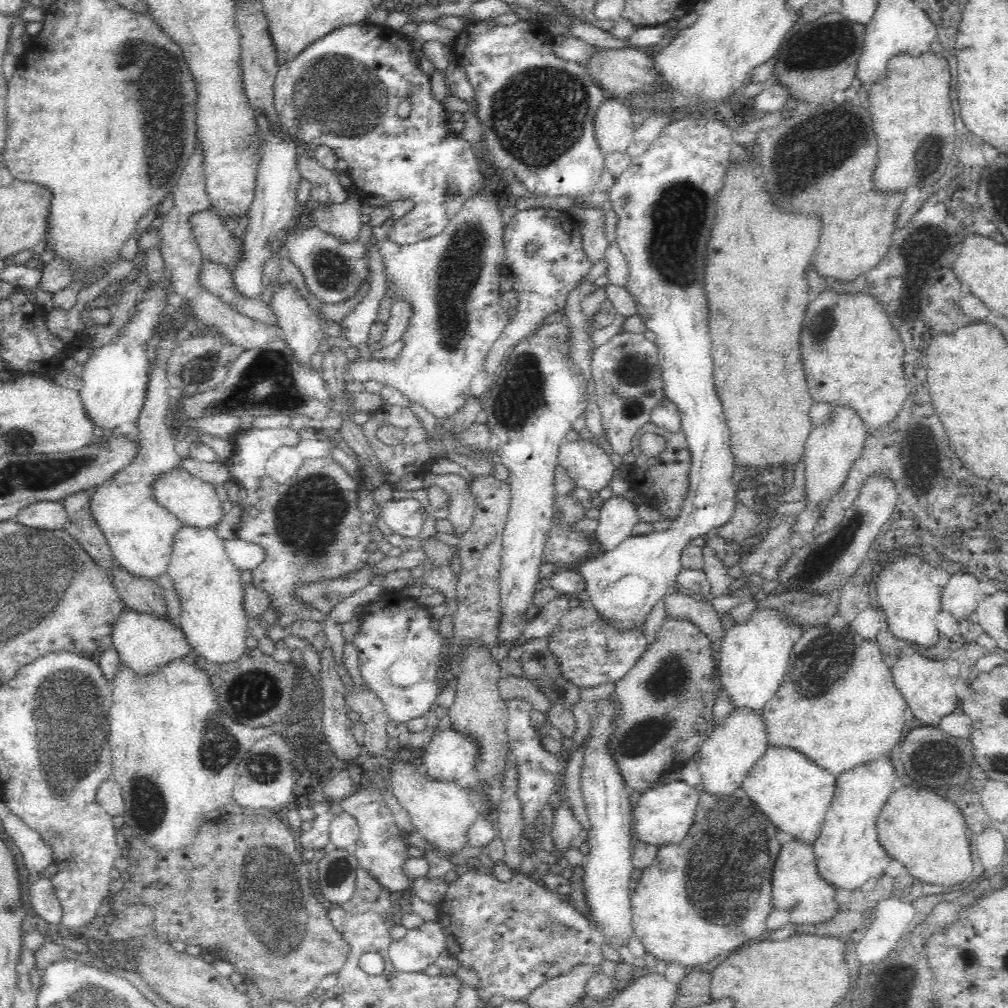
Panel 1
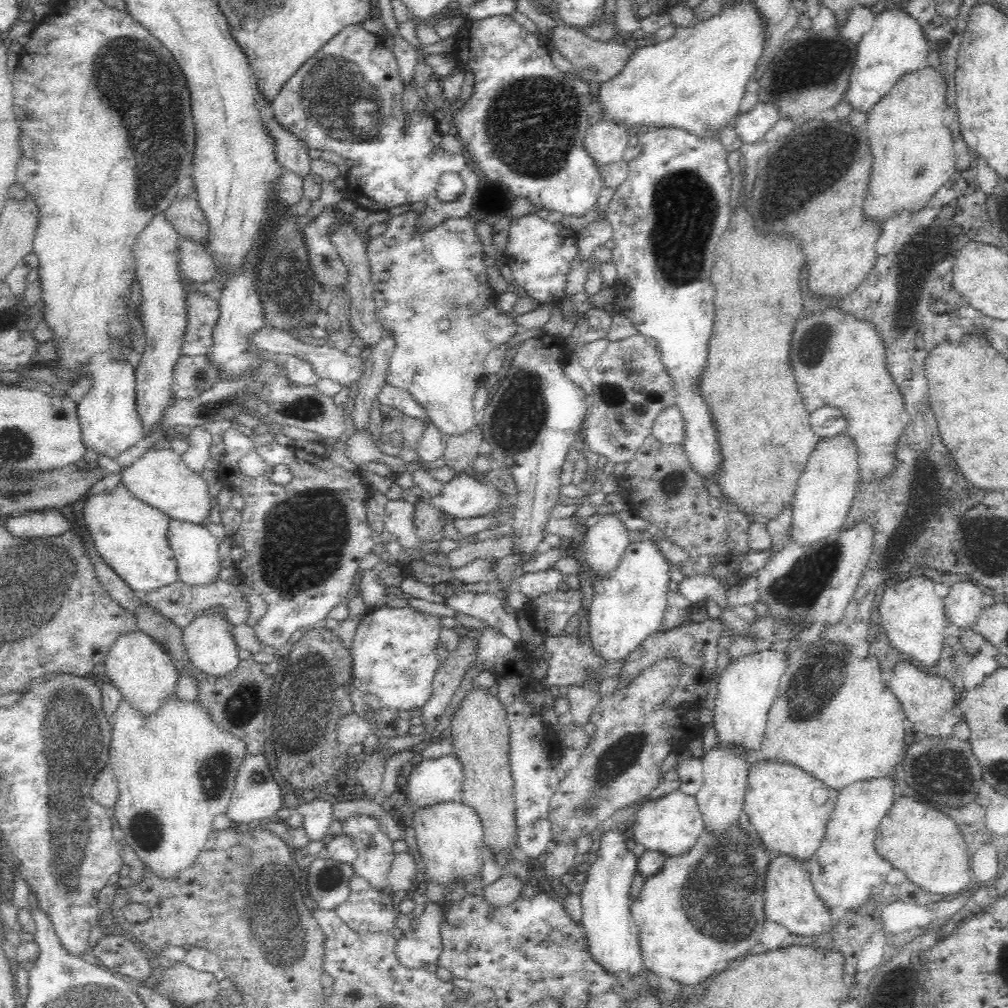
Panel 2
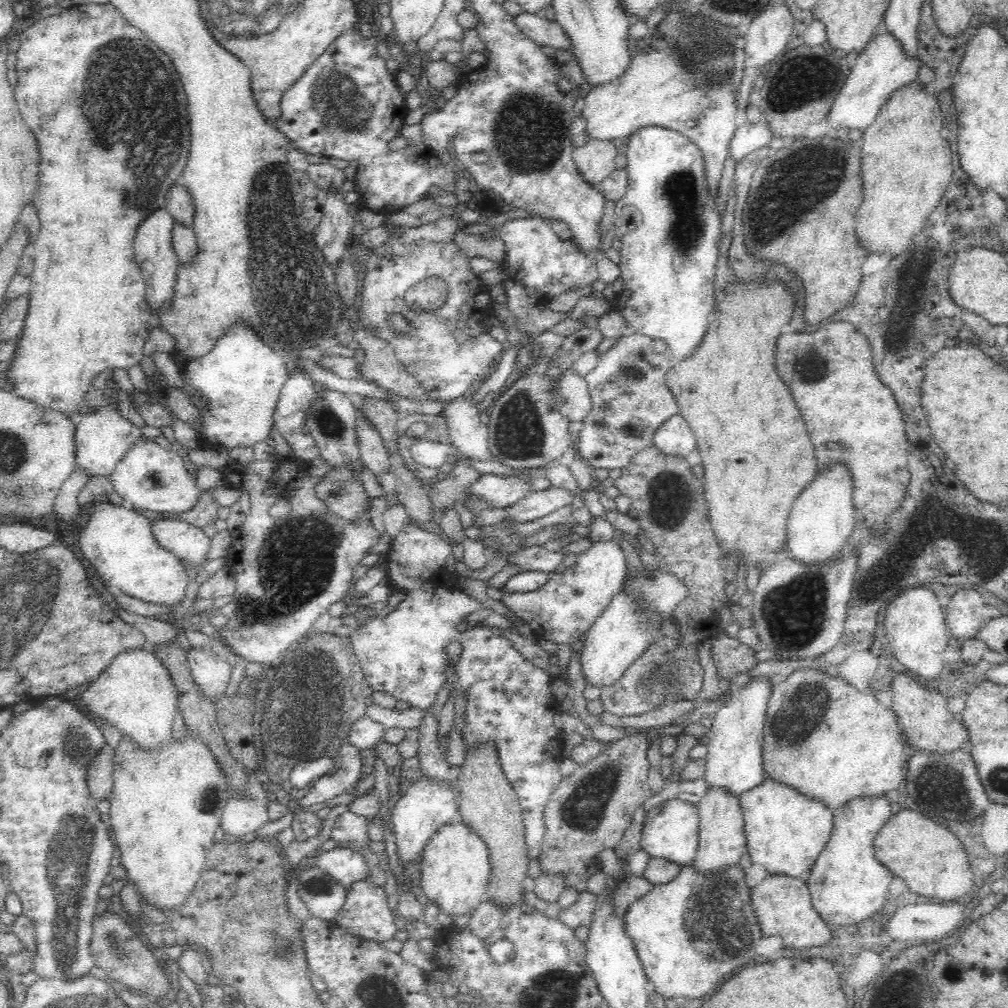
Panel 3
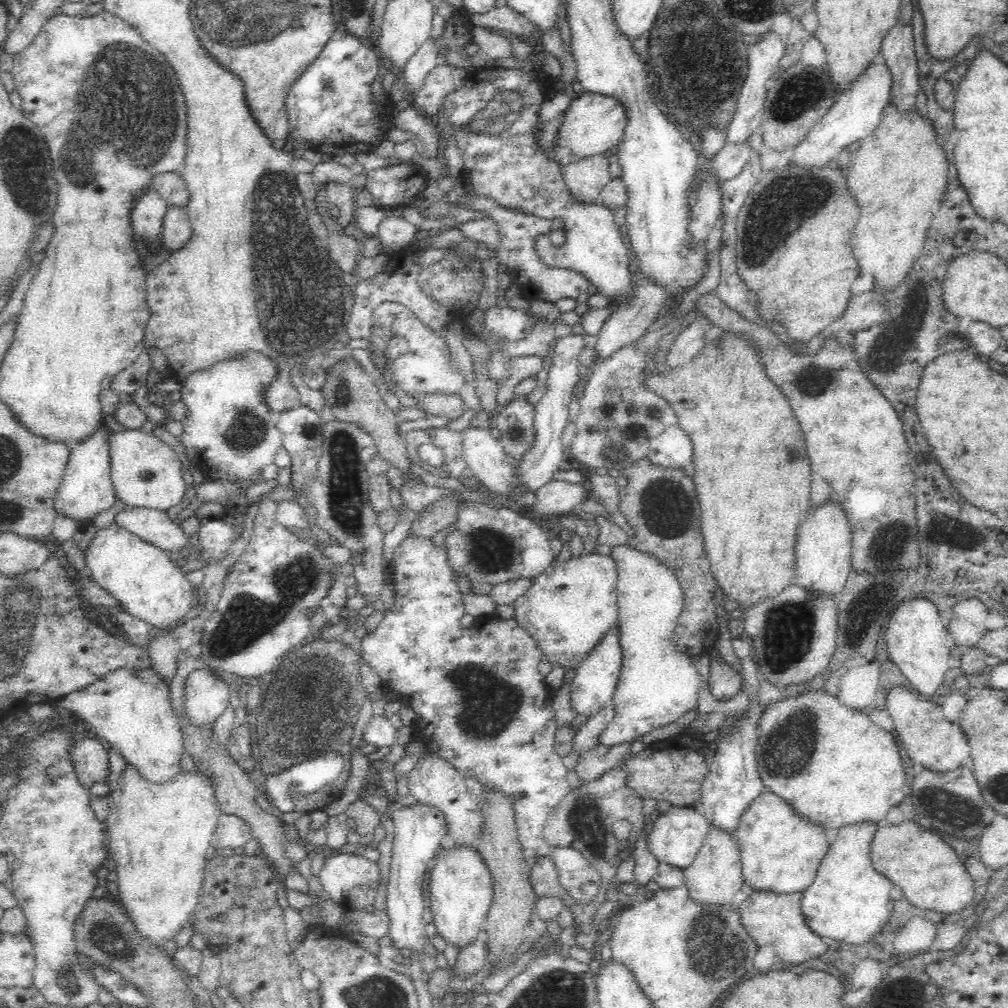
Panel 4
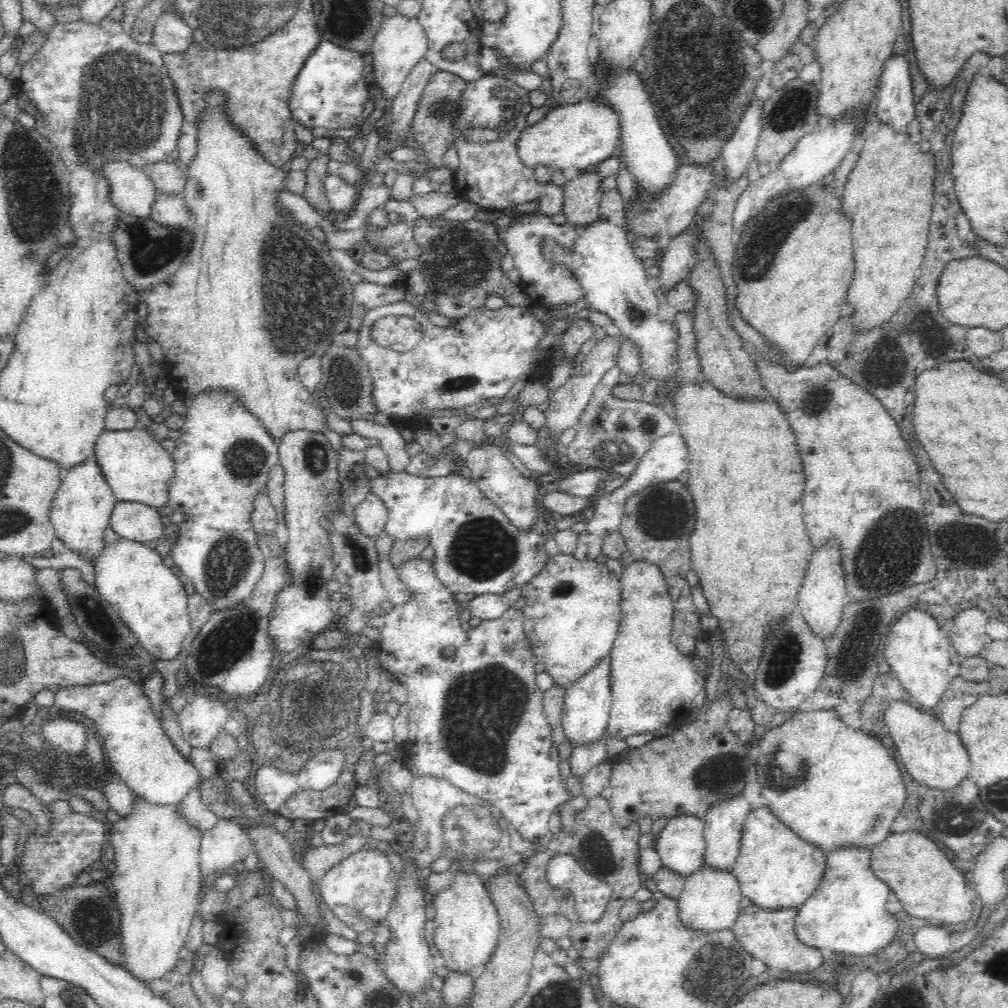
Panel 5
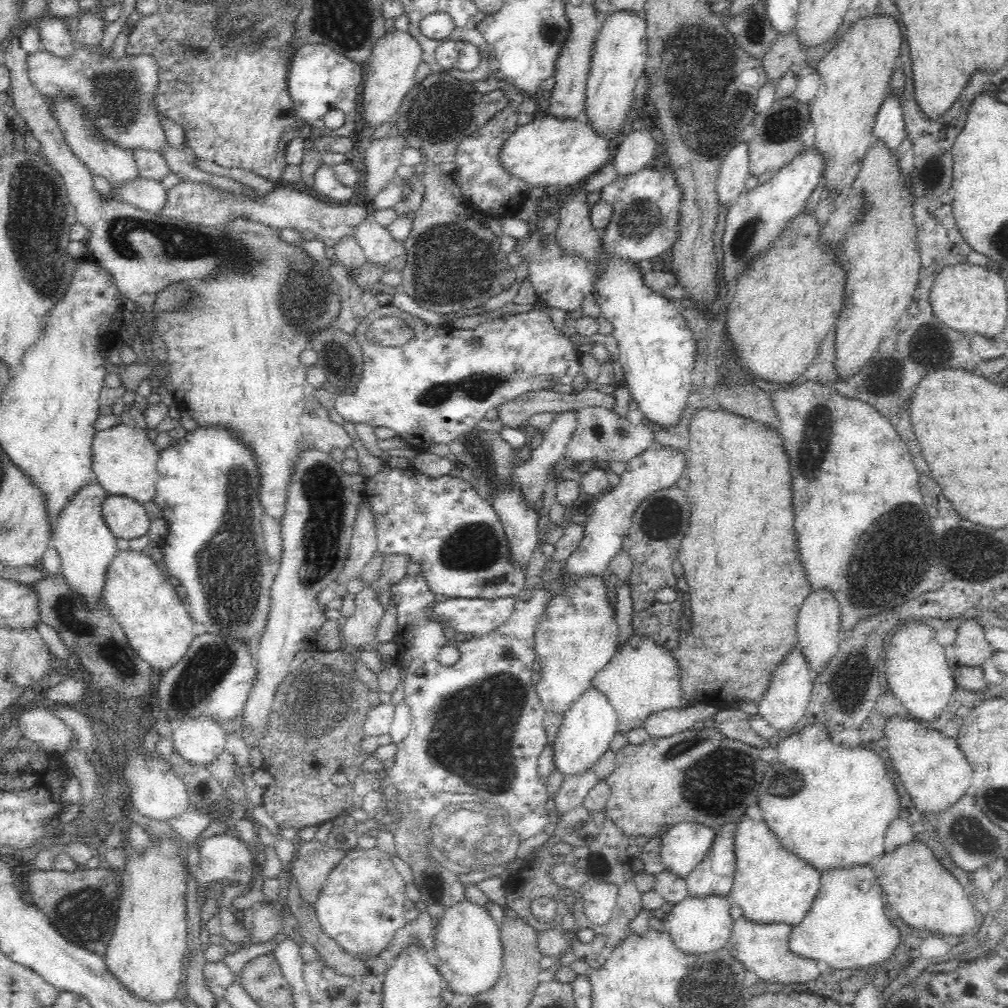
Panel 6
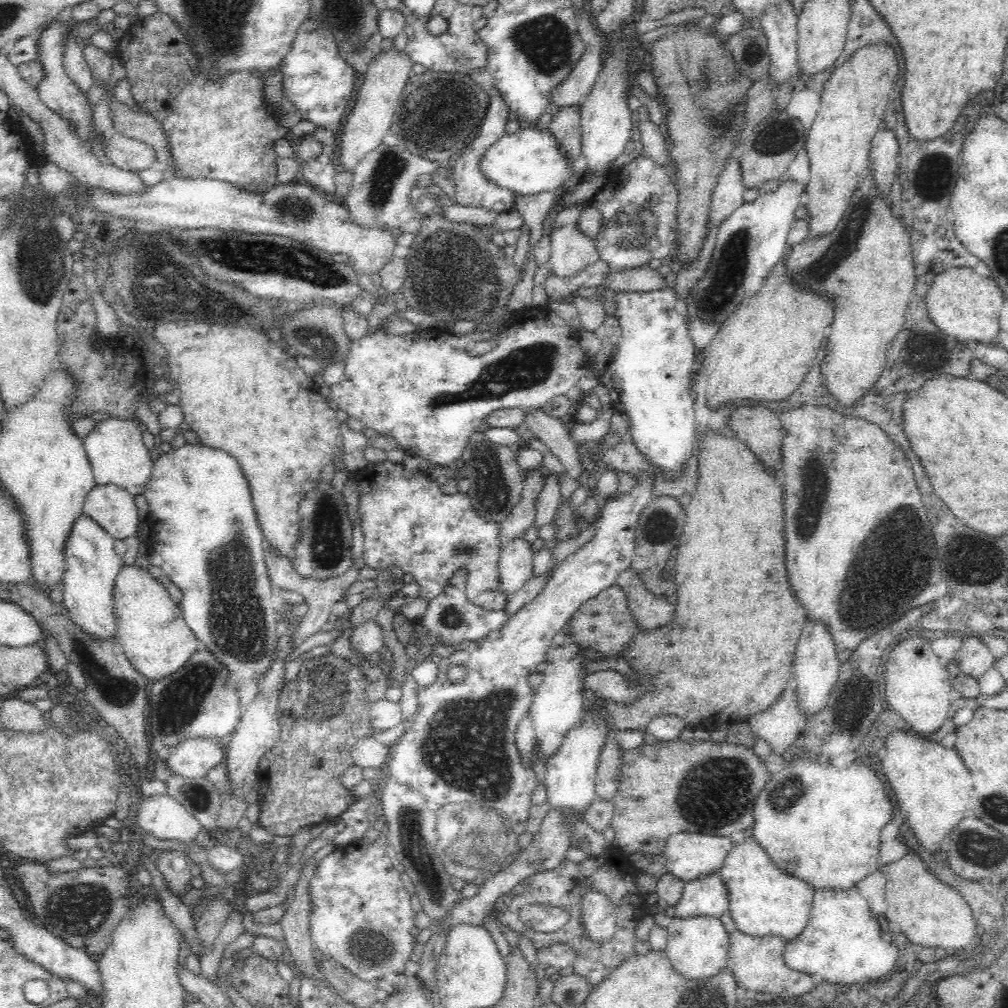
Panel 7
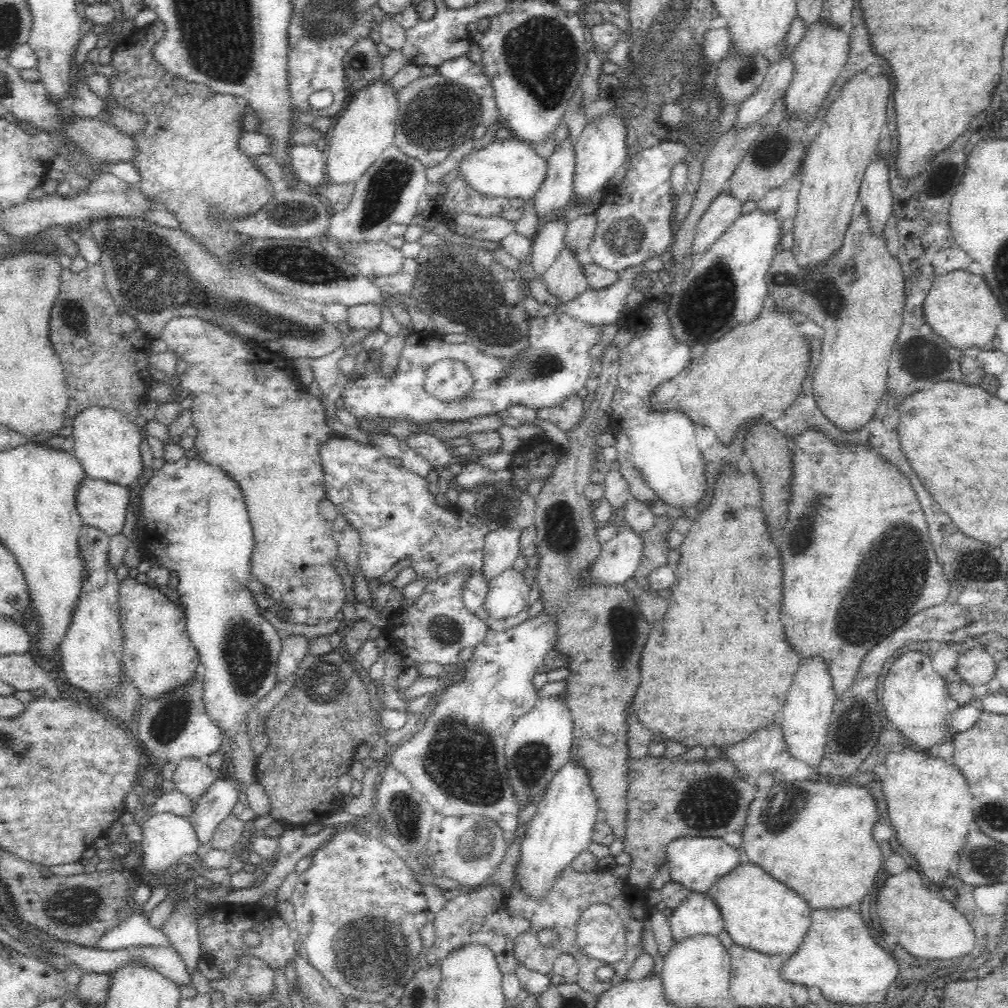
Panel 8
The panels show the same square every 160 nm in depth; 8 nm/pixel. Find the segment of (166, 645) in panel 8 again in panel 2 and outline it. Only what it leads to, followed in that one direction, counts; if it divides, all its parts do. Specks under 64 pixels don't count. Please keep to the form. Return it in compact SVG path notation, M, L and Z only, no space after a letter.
M124 481L116 484L114 490L89 496L84 501L83 516L104 561L136 593L144 594L178 582L177 565L166 535L171 518L132 495Z

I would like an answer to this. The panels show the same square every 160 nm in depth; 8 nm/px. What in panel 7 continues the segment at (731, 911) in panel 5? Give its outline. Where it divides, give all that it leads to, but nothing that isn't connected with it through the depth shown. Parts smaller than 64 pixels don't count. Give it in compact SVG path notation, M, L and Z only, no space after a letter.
M696 913L683 917L672 917L668 924L668 940L665 948L666 956L672 967L678 969L686 977L705 977L715 975L726 966L730 935L726 932L720 917Z

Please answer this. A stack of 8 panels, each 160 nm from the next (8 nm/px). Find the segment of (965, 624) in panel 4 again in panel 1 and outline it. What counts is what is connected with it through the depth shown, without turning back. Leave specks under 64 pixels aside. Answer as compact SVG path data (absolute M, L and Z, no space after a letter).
M956 572L951 576L948 584L941 588L941 609L960 620L969 616L983 595L976 576L968 572Z

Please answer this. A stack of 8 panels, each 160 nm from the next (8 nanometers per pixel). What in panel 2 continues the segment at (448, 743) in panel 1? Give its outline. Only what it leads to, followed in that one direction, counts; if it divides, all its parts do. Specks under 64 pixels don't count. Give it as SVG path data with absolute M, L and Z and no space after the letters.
M454 751L438 758L424 758L409 775L405 791L407 806L414 808L436 801L458 799L462 782L464 767Z

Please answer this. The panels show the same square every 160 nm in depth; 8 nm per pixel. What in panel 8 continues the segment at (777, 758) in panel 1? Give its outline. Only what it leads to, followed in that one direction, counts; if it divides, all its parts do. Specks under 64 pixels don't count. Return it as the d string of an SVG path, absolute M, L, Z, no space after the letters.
M750 860L738 863L730 869L730 872L715 880L708 889L708 893L720 905L722 917L724 917L724 930L736 944L746 945L748 948L758 949L764 953L778 953L786 958L797 951L798 945L803 941L806 931L809 929L811 908L808 901L790 885L786 885L770 875L760 863Z

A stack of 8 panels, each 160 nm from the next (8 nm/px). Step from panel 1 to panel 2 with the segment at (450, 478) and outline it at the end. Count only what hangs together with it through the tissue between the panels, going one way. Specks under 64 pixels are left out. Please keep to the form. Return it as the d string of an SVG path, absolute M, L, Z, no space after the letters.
M462 473L444 484L440 494L431 498L431 503L455 519L468 519L487 516L498 499L499 491L492 483L484 483Z

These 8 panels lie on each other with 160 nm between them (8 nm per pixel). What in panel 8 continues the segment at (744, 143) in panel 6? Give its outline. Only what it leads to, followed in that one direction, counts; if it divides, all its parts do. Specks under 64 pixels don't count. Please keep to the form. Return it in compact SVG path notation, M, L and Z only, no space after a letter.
M722 189L706 207L697 226L696 238L691 246L692 253L698 256L734 224L741 213L742 201L734 197L729 189Z

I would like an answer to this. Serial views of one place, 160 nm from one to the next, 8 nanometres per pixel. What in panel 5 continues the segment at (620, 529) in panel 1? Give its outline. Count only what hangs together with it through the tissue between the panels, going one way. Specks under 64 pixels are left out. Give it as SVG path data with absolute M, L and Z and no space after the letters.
M560 552L550 555L545 568L523 586L524 609L520 611L524 614L524 631L537 662L544 664L554 684L567 687L598 664L602 657L611 654L622 618L620 592L618 576L608 570L606 564L600 564L596 559L580 560Z

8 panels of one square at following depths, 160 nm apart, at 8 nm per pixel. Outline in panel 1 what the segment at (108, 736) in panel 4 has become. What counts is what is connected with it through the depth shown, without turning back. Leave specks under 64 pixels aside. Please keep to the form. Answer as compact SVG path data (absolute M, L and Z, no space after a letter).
M124 607L116 616L111 632L114 647L118 650L120 660L126 661L136 673L149 673L154 667L169 661L172 657L195 654L195 649L188 641L184 630L168 614L141 612Z

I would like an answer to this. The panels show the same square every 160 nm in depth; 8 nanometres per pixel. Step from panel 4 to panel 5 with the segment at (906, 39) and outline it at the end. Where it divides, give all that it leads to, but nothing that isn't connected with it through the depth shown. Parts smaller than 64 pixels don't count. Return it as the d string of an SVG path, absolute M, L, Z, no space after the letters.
M892 51L883 60L876 100L882 124L892 124L894 129L900 131L916 118L914 88L906 54Z

